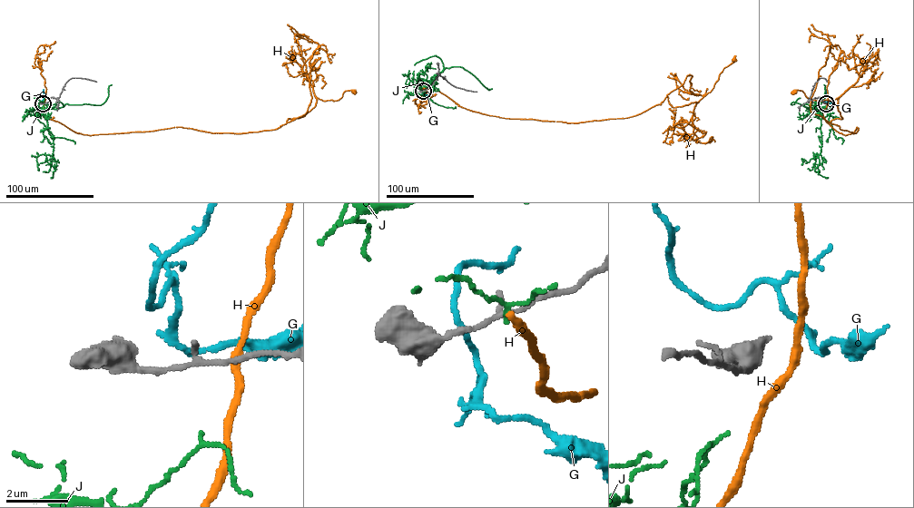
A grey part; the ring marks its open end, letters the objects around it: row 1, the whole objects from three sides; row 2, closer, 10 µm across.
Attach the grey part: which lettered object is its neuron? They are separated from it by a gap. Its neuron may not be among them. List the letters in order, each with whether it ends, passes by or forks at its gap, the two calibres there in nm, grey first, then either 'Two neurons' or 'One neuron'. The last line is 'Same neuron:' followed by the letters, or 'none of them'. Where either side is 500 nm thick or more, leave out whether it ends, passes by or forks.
G: It passes by. Thickness 140 nm (grey) against 160 nm. Two neurons
H: It passes by. Thickness 140 nm (grey) against 240 nm. Two neurons
J: It passes by. Thickness 140 nm (grey) against 80 nm. One neuron
Same neuron: J

